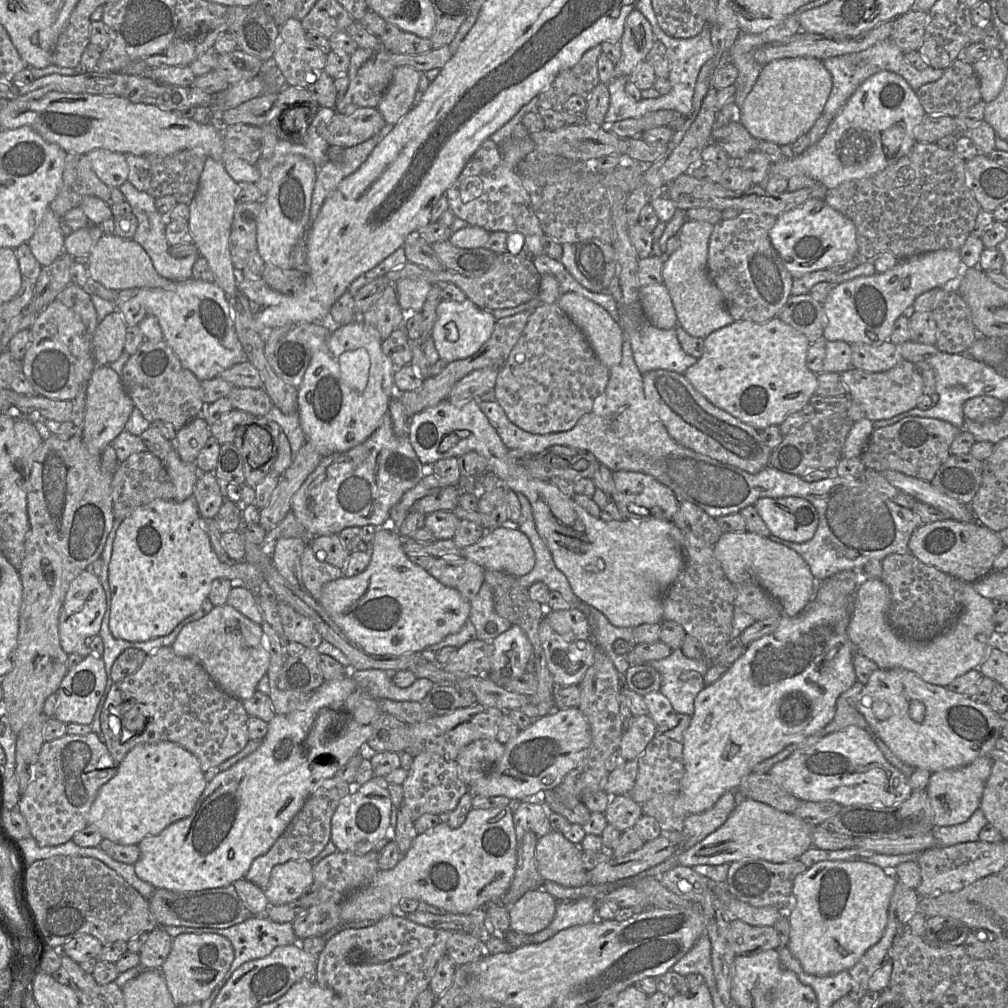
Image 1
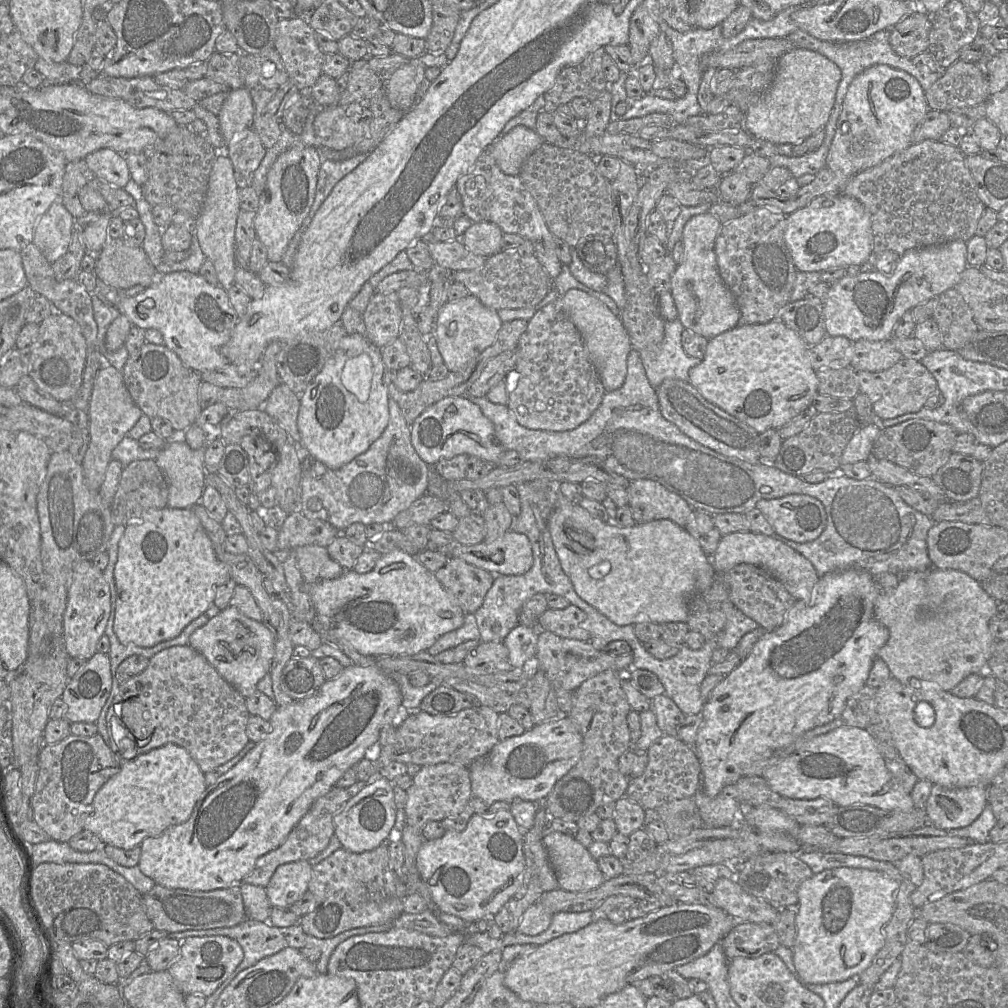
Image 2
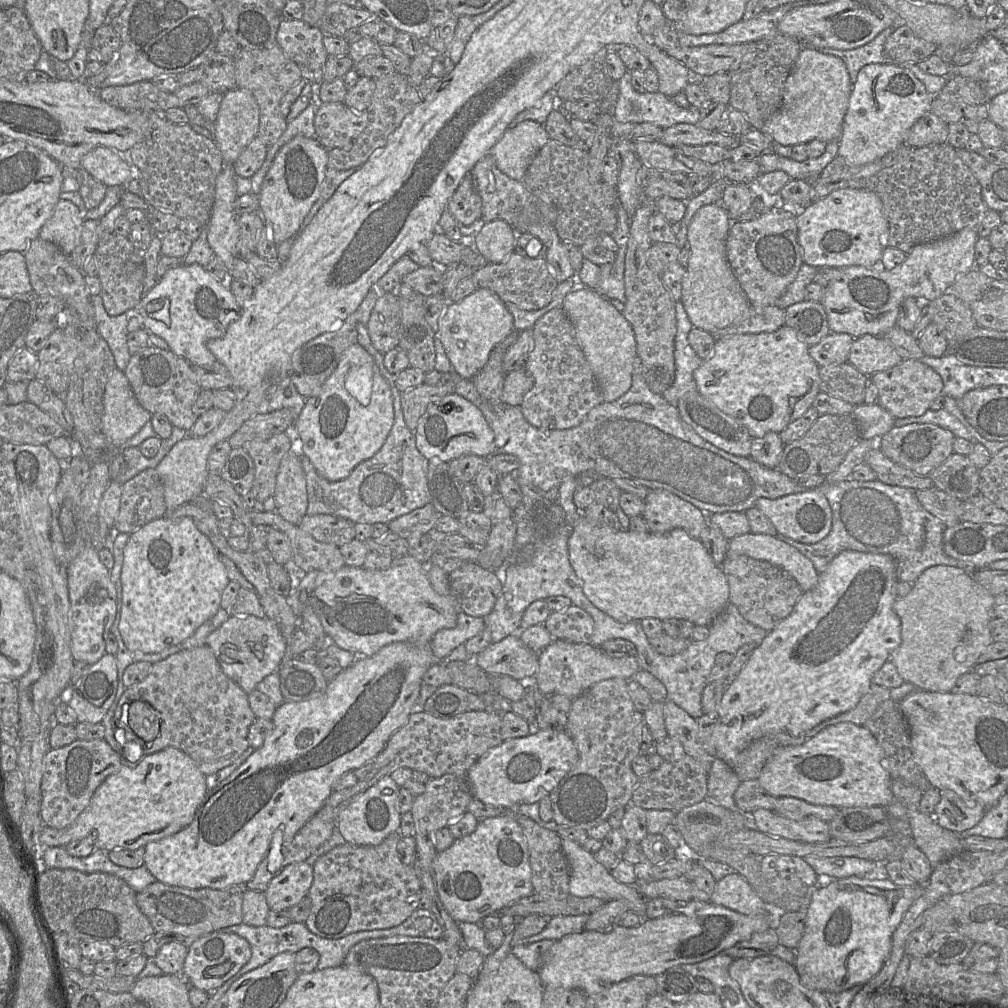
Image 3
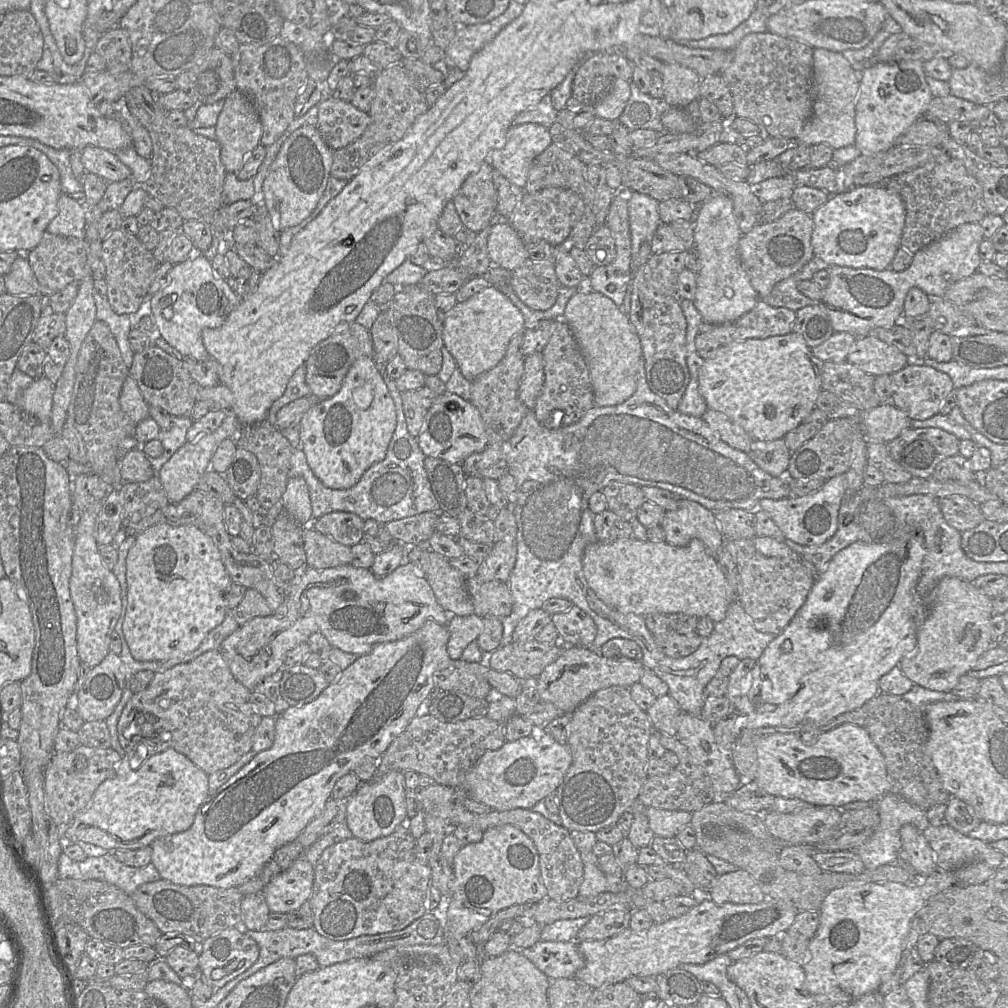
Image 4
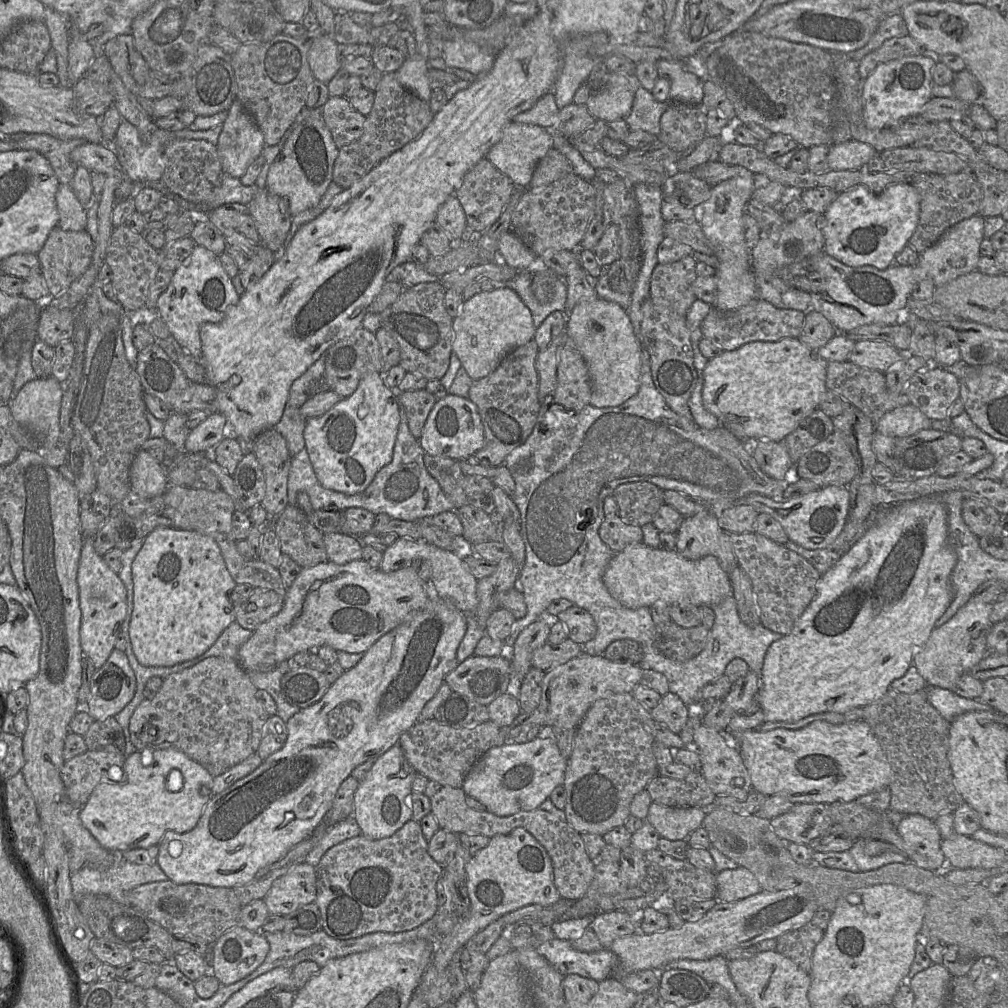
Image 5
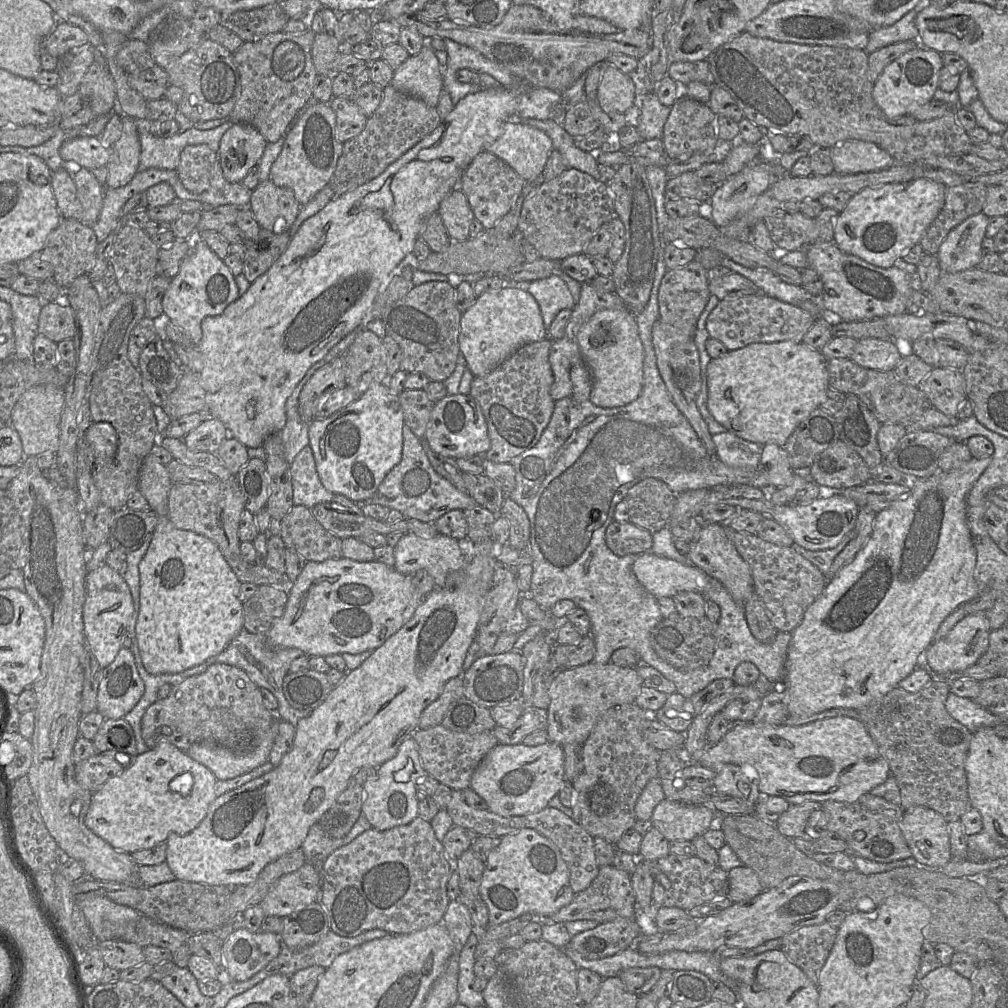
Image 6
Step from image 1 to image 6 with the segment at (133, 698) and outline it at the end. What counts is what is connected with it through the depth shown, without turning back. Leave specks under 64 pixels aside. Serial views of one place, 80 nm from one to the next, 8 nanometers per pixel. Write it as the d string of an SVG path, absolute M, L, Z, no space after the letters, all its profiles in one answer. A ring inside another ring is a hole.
M223 663L212 664L205 672L172 686L168 697L149 706L141 720L142 738L150 749L160 743L170 743L182 751L194 743L242 748L259 734L264 734L275 720L276 714L263 705L259 689L242 669Z

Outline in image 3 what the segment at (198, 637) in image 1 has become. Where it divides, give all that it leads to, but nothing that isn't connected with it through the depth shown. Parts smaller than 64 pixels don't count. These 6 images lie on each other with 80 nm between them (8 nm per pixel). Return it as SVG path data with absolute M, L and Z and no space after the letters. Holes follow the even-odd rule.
M230 616L207 637L205 645L212 649L225 675L247 694L256 689L266 676L278 671L286 649L285 640L276 623L254 616Z

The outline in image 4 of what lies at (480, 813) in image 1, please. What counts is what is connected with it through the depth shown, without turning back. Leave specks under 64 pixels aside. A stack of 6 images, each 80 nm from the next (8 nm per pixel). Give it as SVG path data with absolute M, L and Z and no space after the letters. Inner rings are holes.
M501 825L483 831L481 841L462 846L452 863L453 891L444 932L467 936L498 911L515 904L533 904L547 896L538 851L520 828Z

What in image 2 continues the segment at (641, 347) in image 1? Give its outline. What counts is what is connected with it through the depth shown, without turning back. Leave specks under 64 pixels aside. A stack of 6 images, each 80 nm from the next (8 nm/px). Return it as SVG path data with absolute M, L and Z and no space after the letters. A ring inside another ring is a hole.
M678 318L666 321L664 338L657 353L639 353L647 379L654 388L666 379L688 382L689 370L700 363L701 360L689 356L682 347L681 336L684 329Z

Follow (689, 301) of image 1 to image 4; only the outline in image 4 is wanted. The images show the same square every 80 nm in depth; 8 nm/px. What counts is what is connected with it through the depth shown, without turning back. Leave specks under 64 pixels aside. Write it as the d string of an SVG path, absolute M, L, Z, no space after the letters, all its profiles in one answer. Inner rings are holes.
M713 193L699 206L691 250L695 249L698 254L700 269L697 272L697 286L692 301L703 322L723 324L733 321L750 311L759 300L741 262L741 236L742 232L733 212L733 199L730 196Z

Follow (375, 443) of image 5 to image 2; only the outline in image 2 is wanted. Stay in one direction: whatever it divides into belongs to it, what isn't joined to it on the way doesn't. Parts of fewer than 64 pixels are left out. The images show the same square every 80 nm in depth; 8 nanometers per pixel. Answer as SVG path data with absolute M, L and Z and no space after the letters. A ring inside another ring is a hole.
M348 334L338 342L322 370L300 396L297 425L300 446L307 459L337 470L369 449L389 421L391 373L395 372L385 366L381 350L366 337Z

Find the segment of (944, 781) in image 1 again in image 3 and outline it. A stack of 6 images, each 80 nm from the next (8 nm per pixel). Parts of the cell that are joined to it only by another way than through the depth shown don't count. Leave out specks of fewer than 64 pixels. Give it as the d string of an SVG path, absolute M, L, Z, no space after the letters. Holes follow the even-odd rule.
M951 790L940 791L940 795L933 817L941 827L953 832L961 833L974 827L986 812L983 805L964 800Z

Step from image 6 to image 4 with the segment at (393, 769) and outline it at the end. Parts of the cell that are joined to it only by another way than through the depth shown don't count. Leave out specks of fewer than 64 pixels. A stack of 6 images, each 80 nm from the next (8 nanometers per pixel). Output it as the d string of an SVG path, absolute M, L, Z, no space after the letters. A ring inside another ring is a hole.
M390 771L382 778L361 783L346 807L345 822L353 837L368 842L390 835L407 817L405 790L403 771Z

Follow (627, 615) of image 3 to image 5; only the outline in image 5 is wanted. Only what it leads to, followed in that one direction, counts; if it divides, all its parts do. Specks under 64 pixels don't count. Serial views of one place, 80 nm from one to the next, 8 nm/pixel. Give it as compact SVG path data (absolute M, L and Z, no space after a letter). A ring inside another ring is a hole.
M644 543L629 545L610 560L603 582L613 598L630 609L651 608L657 602L715 606L732 595L728 573L712 555L687 559L677 550L652 548Z

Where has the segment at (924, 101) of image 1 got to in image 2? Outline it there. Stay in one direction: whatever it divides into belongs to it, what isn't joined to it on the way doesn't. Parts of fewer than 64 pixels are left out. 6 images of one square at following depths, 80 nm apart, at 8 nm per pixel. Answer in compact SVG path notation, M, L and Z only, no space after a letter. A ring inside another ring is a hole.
M958 59L925 91L930 110L949 112L985 103L989 98L986 75L975 63Z

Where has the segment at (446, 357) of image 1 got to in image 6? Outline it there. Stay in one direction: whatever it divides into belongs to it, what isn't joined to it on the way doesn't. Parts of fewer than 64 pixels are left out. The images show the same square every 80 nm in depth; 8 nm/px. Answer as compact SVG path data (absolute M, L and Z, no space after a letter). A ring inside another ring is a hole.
M503 287L485 292L462 314L460 321L460 353L475 377L491 373L521 346L546 338L547 328L537 301L520 288Z

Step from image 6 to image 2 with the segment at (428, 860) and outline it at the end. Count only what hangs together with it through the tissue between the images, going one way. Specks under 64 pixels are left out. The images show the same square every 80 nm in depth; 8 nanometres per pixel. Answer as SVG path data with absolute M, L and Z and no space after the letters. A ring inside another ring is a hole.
M388 844L372 851L354 853L344 848L312 866L308 890L315 898L314 909L300 917L303 931L317 938L333 938L352 929L393 922L404 913L405 883L390 867Z

